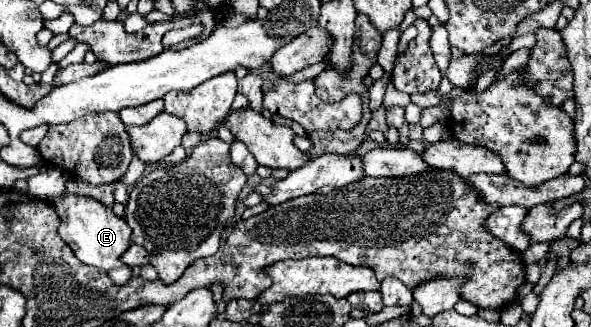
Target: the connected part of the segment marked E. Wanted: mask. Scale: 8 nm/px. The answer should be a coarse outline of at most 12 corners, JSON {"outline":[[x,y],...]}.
{"outline":[[52,198],[60,238],[100,270],[124,268],[132,230],[102,202]]}

